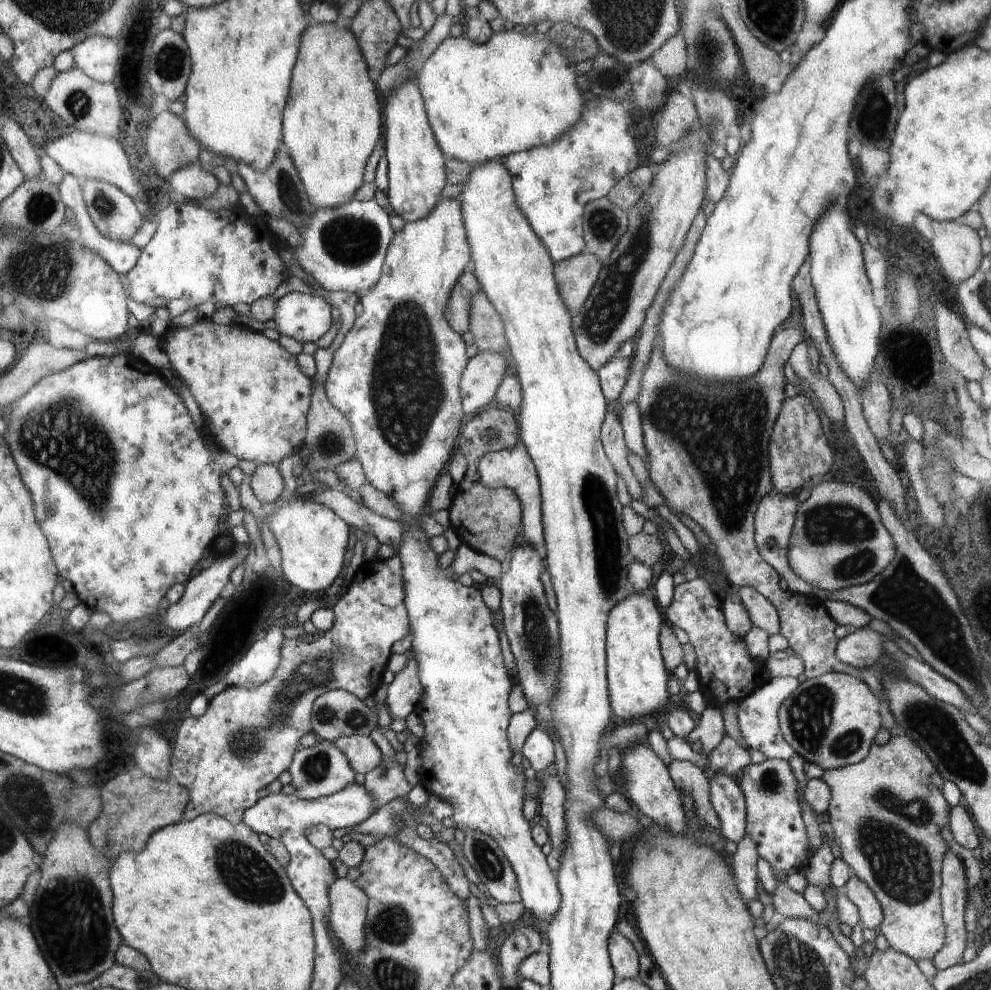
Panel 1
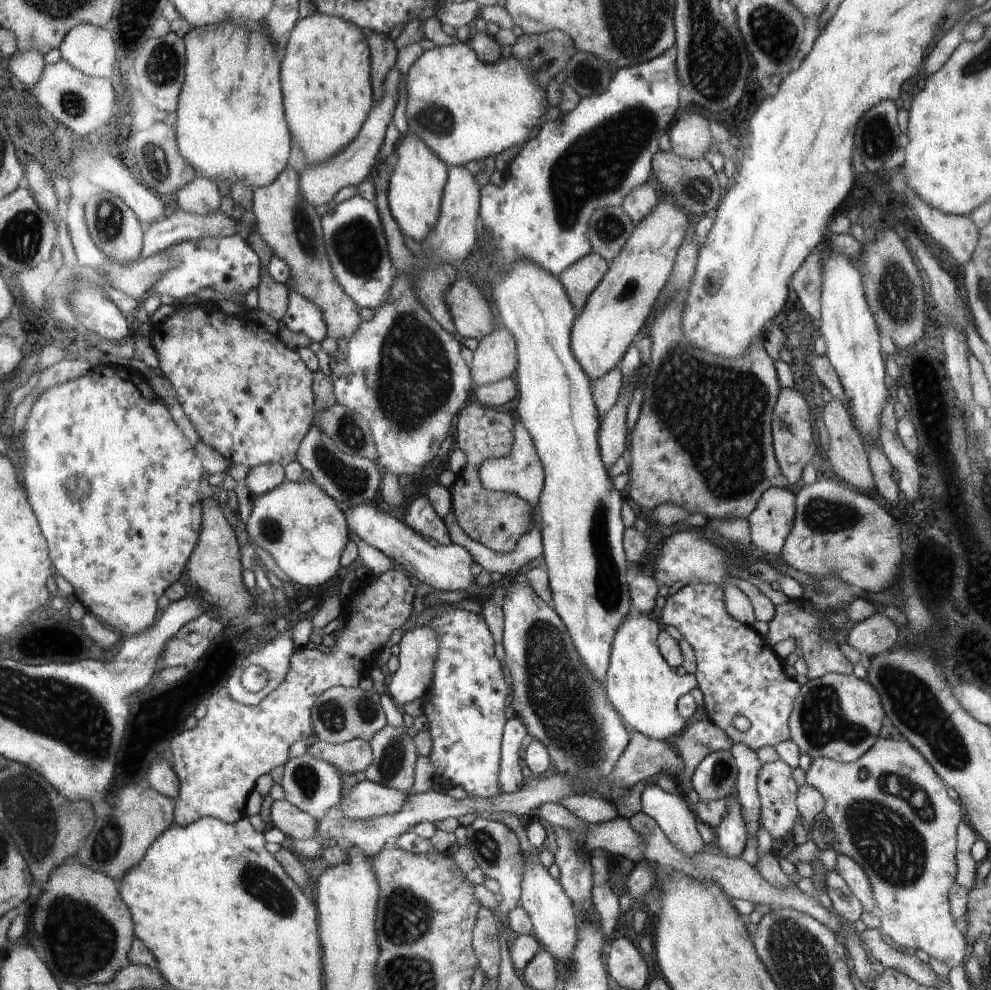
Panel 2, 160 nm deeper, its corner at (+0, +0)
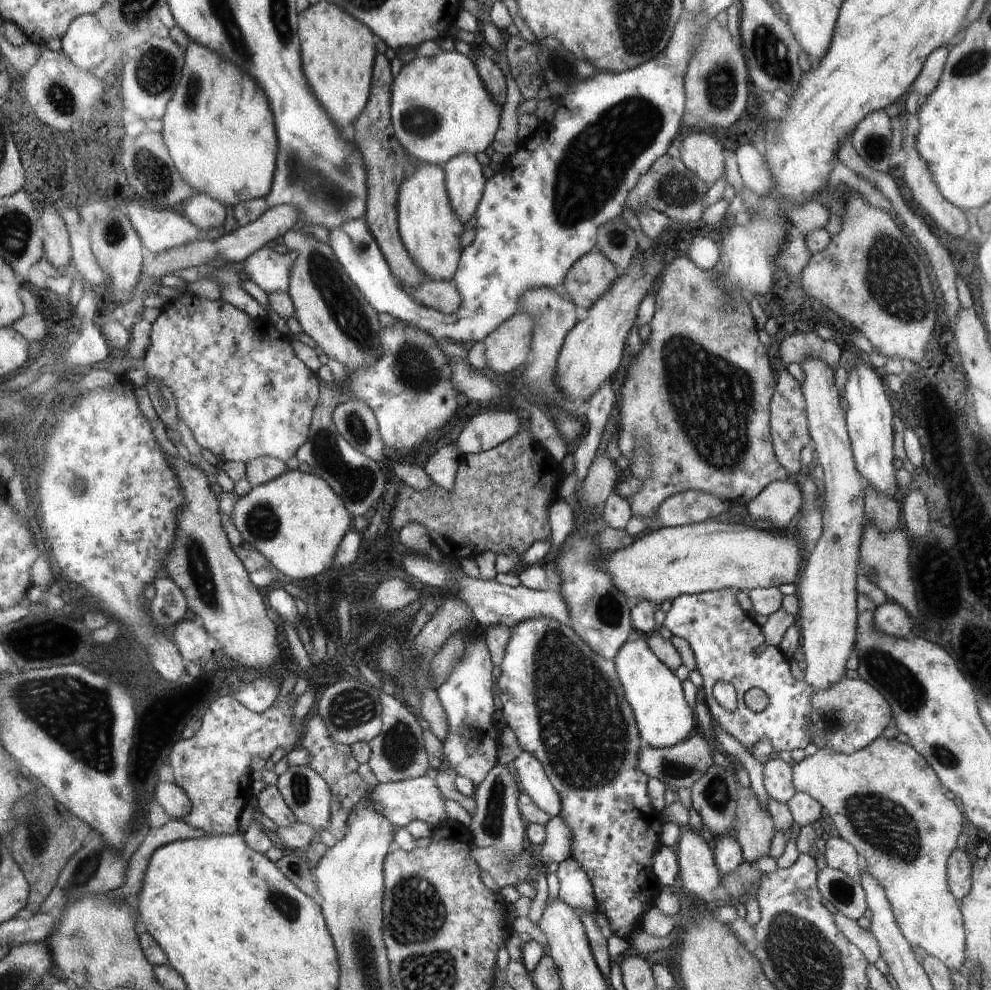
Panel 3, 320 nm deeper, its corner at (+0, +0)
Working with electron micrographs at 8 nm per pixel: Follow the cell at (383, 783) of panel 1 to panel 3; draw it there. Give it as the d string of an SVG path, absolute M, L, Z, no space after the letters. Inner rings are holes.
M380 691L379 697L383 706L381 712L383 727L380 734L369 742L371 753L368 766L380 783L423 777L427 774L430 764L424 749L423 730L417 714L408 708L398 695L387 695Z

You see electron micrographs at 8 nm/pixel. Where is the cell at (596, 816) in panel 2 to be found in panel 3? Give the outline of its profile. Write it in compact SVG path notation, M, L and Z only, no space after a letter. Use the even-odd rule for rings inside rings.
M522 751L513 760L513 768L518 786L530 797L530 800L550 817L558 817L561 800L540 762L531 754Z

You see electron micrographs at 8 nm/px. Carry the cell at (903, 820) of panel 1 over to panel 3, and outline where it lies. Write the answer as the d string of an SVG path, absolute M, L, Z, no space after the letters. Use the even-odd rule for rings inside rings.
M884 735L878 737L872 744L869 744L863 749L857 750L852 754L845 755L827 748L818 749L814 755L806 757L803 761L796 763L793 766L793 779L792 784L798 793L809 794L815 798L823 808L828 810L831 819L836 824L838 834L845 841L852 843L856 848L858 854L862 857L862 863L865 869L884 887L884 892L888 897L891 909L903 937L908 941L912 947L920 946L924 948L930 957L936 957L940 962L943 962L949 969L956 970L964 962L965 947L965 928L963 925L963 916L959 907L959 901L954 898L952 891L948 888L947 879L947 862L948 857L952 851L957 847L957 838L961 835L964 825L964 815L962 808L956 803L946 798L944 795L945 789L942 786L937 774L932 770L932 767L926 762L926 759L914 750L910 745L899 742L897 739L887 739Z

